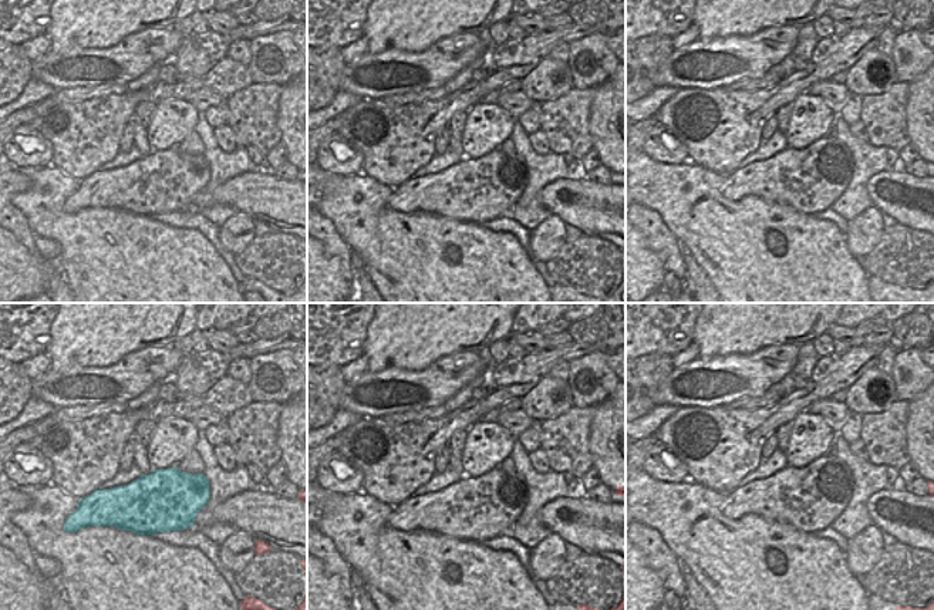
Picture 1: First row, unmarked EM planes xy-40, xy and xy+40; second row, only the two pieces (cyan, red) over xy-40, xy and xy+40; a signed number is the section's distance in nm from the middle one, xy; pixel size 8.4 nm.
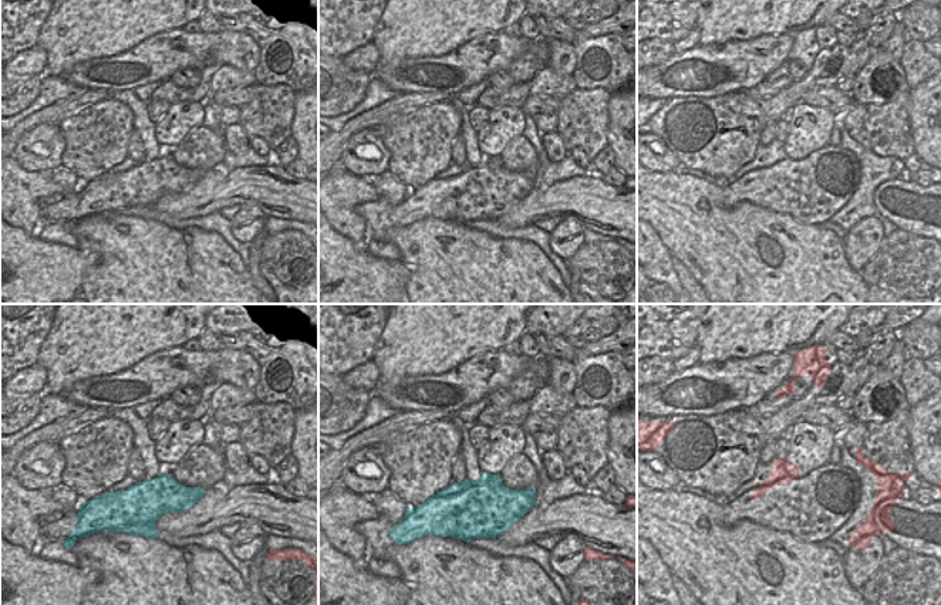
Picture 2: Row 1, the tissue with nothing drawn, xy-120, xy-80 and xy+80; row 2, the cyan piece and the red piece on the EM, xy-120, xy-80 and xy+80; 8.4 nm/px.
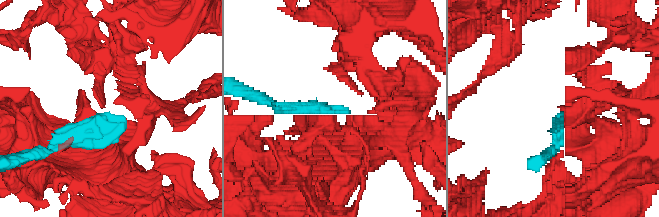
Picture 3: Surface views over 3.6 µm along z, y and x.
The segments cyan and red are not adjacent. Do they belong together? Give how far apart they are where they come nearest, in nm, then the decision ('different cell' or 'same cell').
500 nm | different cell

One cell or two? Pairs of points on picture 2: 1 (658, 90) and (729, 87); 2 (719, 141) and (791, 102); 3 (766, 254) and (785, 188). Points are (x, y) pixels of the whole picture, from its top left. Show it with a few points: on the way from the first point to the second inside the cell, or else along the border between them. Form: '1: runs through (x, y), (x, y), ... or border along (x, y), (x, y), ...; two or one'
1: runs through (675, 90), (712, 90); one
2: runs through (738, 137), (748, 137), (772, 111); one
3: border along (751, 189), (755, 196), (773, 199), (812, 217); two

